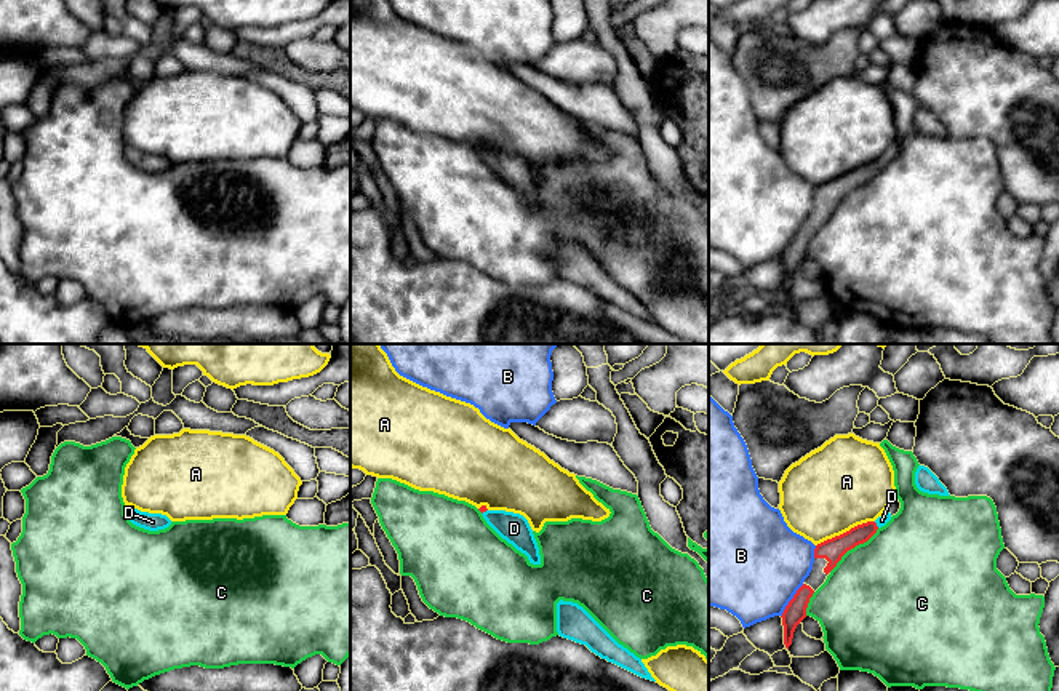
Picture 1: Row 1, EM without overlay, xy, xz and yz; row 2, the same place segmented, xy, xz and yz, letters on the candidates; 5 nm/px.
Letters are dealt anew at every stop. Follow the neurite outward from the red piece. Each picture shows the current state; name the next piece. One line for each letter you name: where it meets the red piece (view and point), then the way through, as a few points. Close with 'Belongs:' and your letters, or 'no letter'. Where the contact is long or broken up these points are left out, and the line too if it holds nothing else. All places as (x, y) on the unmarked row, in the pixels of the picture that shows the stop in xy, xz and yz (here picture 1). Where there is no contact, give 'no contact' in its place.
D: yz (875, 167) | across yz (832, 191), (875, 167), (882, 162)
Belongs: D

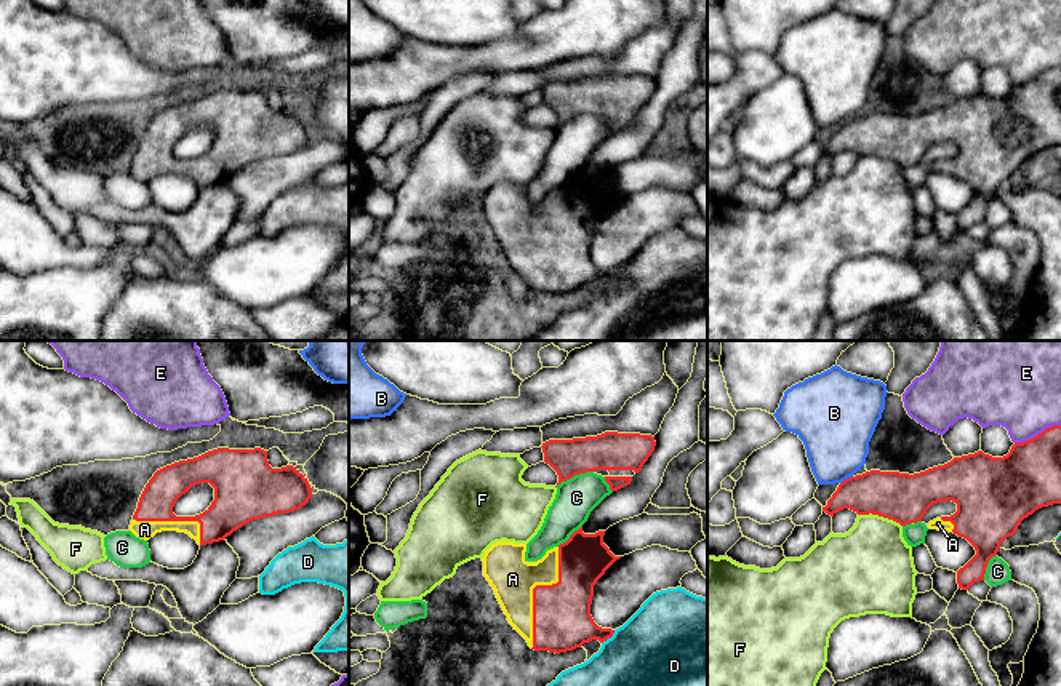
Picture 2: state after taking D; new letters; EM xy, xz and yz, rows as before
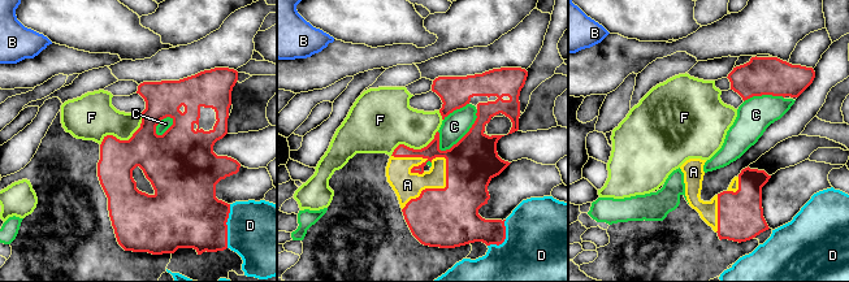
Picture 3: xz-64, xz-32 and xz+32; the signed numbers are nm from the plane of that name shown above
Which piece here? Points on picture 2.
A: xz (533, 232)
Belongs: A

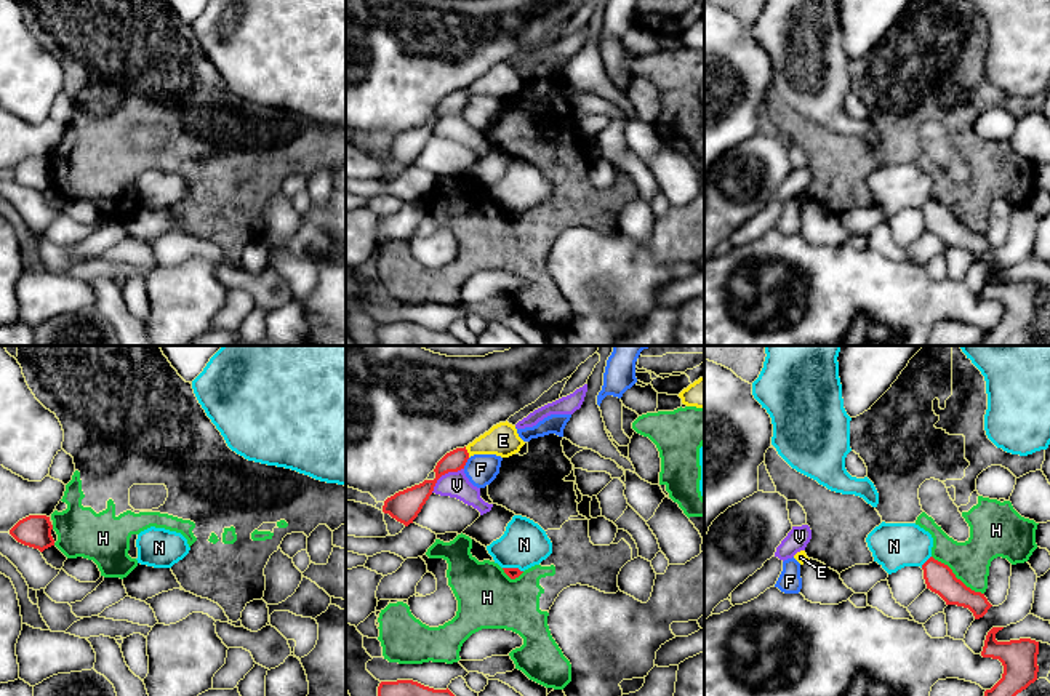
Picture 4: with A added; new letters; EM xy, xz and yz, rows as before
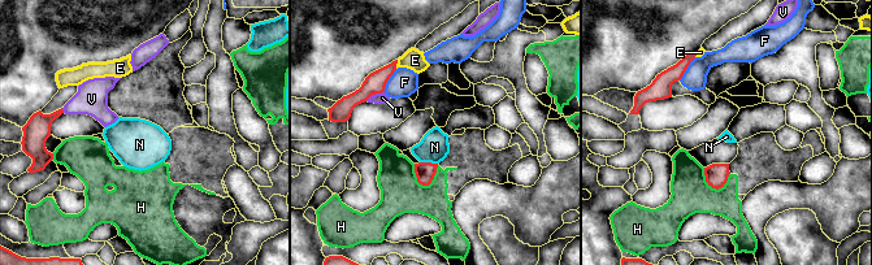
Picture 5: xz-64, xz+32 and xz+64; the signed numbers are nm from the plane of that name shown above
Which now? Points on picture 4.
Belongs: no letter

